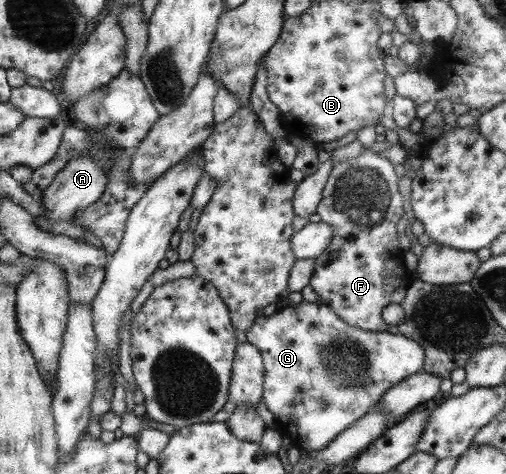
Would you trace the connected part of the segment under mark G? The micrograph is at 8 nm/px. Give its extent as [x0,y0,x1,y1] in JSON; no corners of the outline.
[244,300,424,453]

